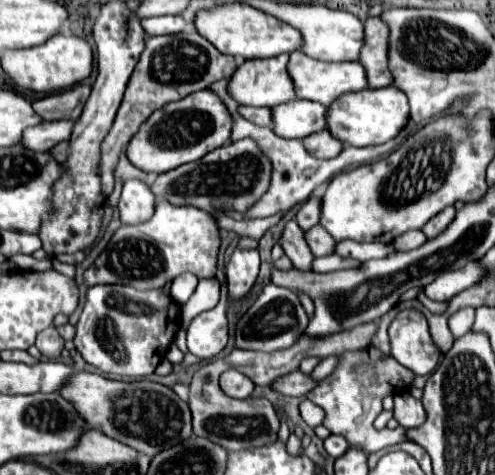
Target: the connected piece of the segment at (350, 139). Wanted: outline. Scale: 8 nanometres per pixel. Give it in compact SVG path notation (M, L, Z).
M390 85L386 89L366 89L356 95L342 95L340 99L336 99L336 103L332 103L328 111L328 131L346 145L382 145L394 139L404 129L410 117L408 111L408 97L404 97L404 91L400 91L398 87Z

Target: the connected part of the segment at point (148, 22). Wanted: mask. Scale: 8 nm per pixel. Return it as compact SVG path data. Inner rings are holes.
M166 15L166 17L150 17L150 19L142 19L142 25L144 25L144 31L148 35L172 35L172 33L180 33L186 29L186 21L176 15Z

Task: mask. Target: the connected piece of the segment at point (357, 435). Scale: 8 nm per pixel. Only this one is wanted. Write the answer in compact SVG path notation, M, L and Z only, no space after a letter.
M366 347L360 351L346 351L340 357L338 367L322 379L322 383L312 389L306 397L326 411L324 427L330 433L342 435L350 445L360 445L366 453L374 453L386 447L386 437L376 437L374 419L382 411L382 397L406 391L414 379L414 373L402 367L394 357L382 355L378 349Z

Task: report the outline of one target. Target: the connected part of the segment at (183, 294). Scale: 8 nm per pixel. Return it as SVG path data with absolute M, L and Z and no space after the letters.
M184 273L184 275L180 275L180 277L176 277L174 281L172 281L172 299L176 301L176 303L180 303L180 305L184 305L190 297L192 297L192 293L196 291L196 285L198 285L198 279L196 279L196 275L192 275L192 273Z

